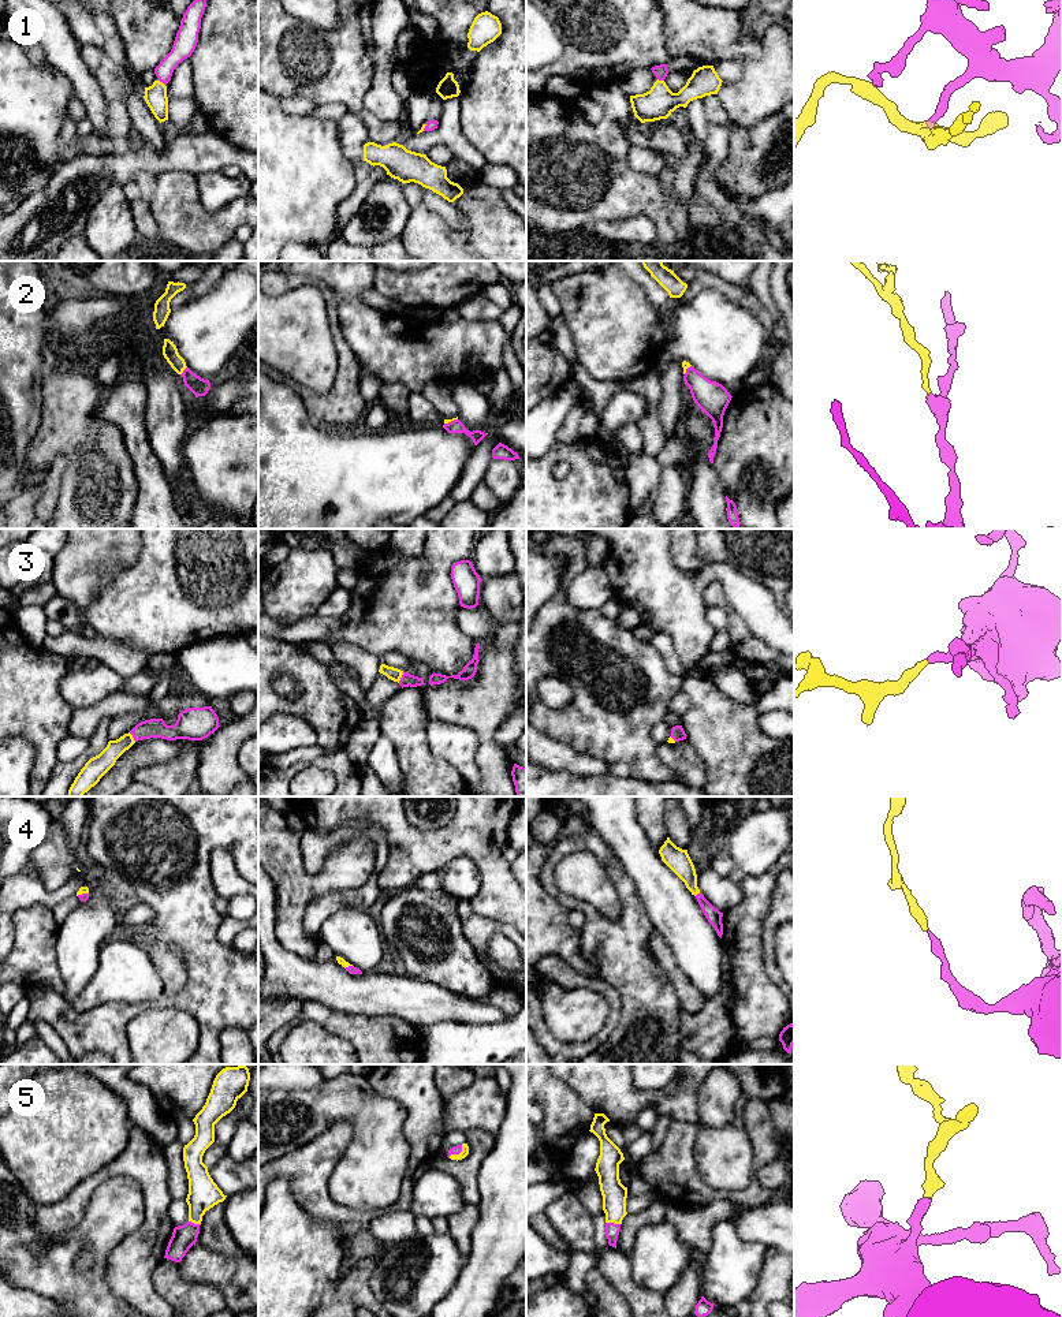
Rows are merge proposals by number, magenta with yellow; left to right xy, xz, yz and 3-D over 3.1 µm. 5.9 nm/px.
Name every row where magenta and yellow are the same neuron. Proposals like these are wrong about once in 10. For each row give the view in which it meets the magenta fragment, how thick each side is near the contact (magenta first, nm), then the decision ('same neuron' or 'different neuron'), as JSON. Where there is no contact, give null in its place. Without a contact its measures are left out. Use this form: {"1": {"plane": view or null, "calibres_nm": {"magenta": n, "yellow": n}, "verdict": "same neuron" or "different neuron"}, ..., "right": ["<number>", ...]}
{"1": {"plane": "xy", "calibres_nm": {"magenta": 130, "yellow": 130}, "verdict": "same neuron"}, "2": {"plane": "xy", "calibres_nm": {"magenta": 110, "yellow": 90}, "verdict": "same neuron"}, "3": {"plane": "xz", "calibres_nm": {"magenta": 70, "yellow": 80}, "verdict": "same neuron"}, "4": {"plane": "yz", "calibres_nm": {"magenta": 90, "yellow": 140}, "verdict": "same neuron"}, "5": {"plane": "yz", "calibres_nm": {"magenta": 80, "yellow": 150}, "verdict": "same neuron"}, "right": ["1", "2", "3", "4", "5"]}

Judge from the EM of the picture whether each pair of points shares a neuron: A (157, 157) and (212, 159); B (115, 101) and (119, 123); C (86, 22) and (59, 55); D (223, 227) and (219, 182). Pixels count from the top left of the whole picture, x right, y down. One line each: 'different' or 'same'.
A: same
B: same
C: different
D: different

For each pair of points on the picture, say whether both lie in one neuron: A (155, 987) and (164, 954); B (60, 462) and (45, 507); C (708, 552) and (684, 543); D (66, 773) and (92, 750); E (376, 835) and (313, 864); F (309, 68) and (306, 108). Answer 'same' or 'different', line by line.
A: different
B: same
C: different
D: same
E: same
F: different

